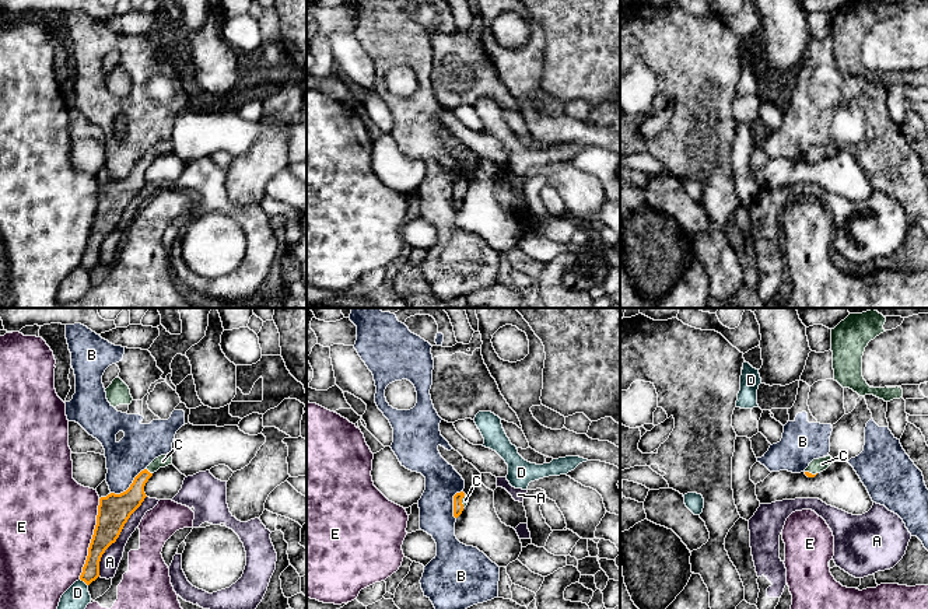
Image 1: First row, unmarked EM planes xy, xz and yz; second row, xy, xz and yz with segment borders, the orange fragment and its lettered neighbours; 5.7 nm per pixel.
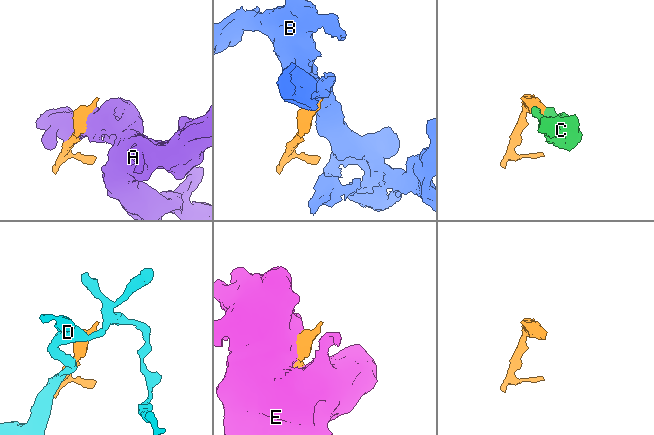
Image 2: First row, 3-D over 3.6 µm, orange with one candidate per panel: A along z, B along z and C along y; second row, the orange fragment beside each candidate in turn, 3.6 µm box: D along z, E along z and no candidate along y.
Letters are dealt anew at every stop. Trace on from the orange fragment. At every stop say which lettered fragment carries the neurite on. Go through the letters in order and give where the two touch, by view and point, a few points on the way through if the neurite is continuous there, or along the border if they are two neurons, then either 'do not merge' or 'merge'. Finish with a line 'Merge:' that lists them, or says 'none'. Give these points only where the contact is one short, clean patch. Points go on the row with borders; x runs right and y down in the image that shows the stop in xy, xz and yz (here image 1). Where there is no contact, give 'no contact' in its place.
A: meets orange in xy at (118, 536); do not merge
B: meets orange in xy at (130, 486); border along xy (146, 468), (125, 490), (111, 493); do not merge
C: meets orange in xy at (147, 471); runs through xy (122, 506), (136, 492), (147, 471), (163, 461); merge
D: meets orange in xy at (84, 581); do not merge
E: meets orange in xy at (91, 539); do not merge
Merge: C

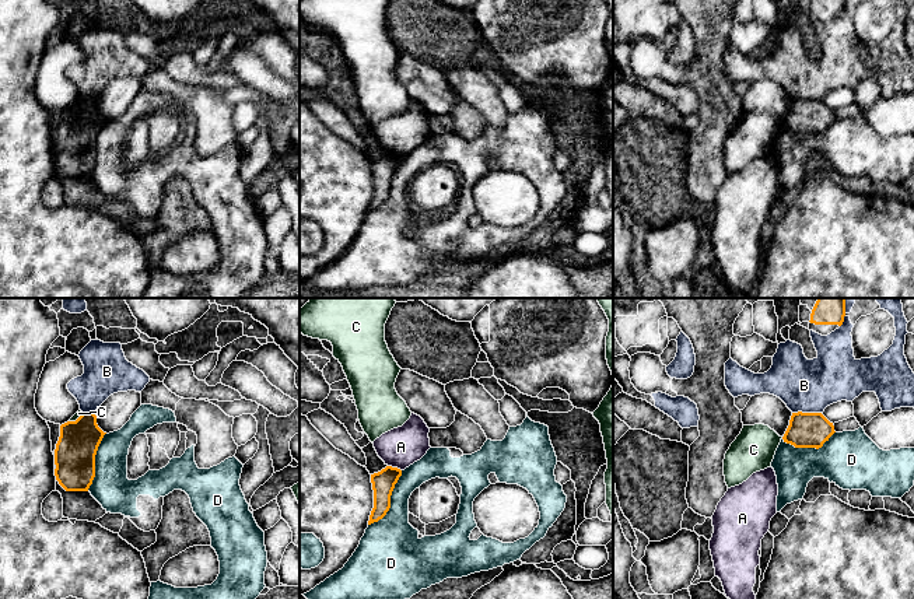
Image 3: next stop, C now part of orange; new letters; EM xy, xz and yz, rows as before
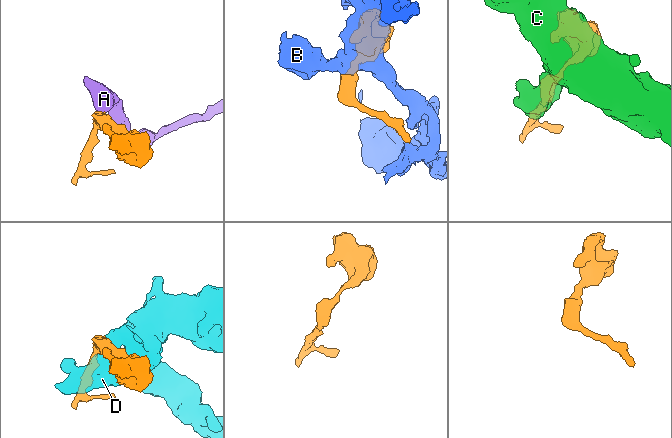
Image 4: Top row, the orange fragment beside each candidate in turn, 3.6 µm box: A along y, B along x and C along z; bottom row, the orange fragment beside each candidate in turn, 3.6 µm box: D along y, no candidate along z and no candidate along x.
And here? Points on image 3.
A: meets orange in xz at (395, 468); border along xz (388, 465), (396, 466), (401, 470); do not merge
B: meets orange in yz at (806, 413); do not merge
C: meets orange in xy at (77, 419); border along xy (83, 413), (69, 421); do not merge
D: meets orange in xz at (389, 501); do not merge
Merge: none

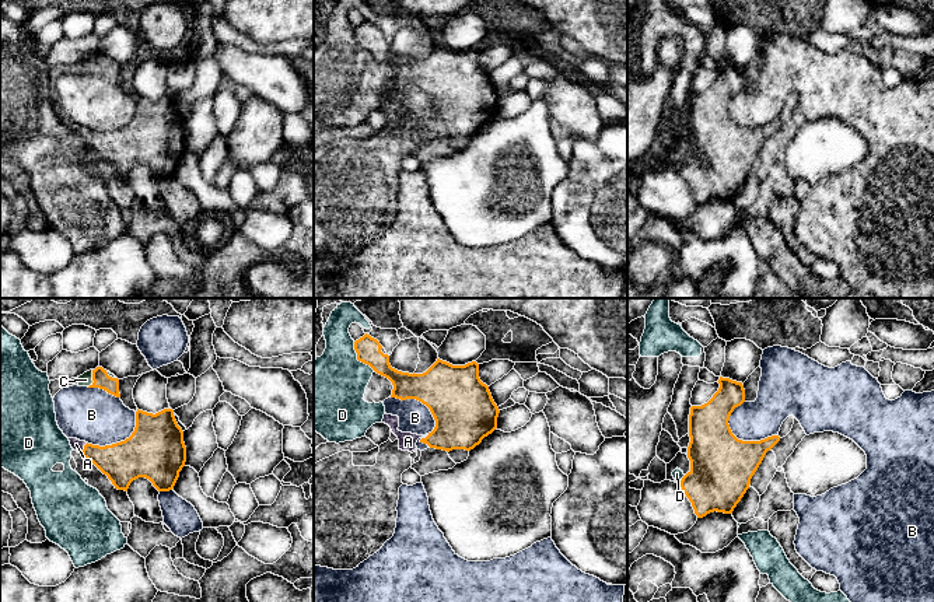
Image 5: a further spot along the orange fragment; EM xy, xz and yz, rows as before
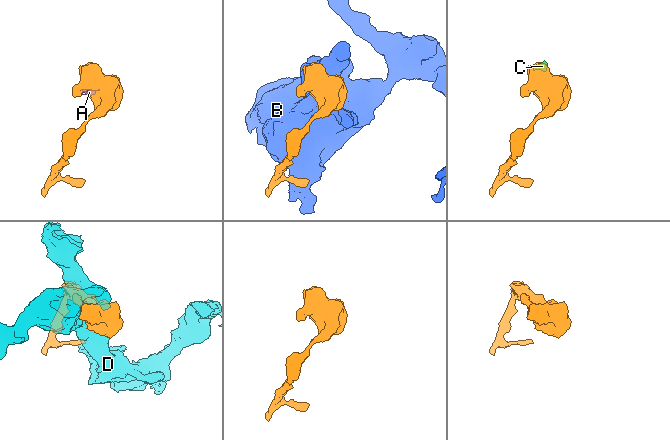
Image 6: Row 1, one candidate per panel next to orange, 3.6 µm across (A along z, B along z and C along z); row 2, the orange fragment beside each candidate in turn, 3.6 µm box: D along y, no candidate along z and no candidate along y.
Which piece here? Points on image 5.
A: meets orange in xy at (84, 448); merge
B: meets orange in xz at (430, 410); do not merge
C: meets orange in xy at (93, 378); runs through xy (101, 380), (93, 378), (86, 380); merge
D: meets orange in xz at (357, 359); do not merge
Merge: A, C

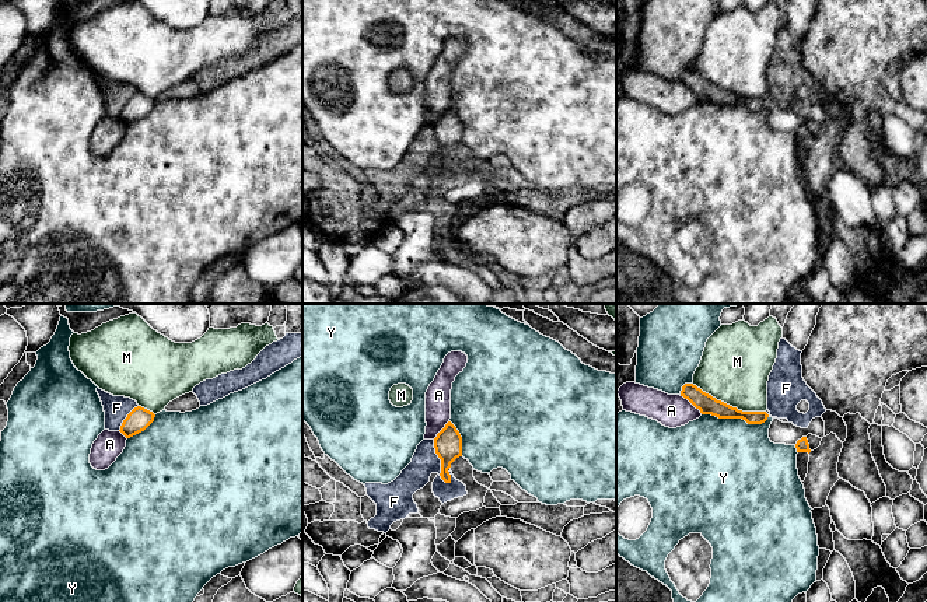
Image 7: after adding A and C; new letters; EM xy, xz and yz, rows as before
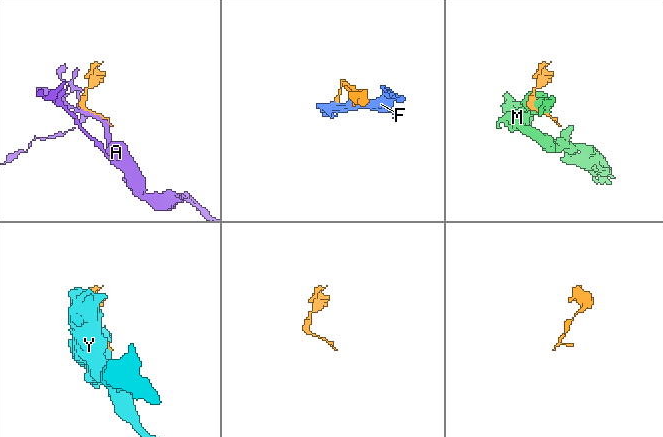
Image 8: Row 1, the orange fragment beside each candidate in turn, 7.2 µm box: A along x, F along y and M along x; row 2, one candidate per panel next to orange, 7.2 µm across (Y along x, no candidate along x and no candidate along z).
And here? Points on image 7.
A: meets orange in yz at (691, 402); do not merge
F: meets orange in xz at (441, 464); border along xz (433, 440), (433, 447), (440, 459), (440, 476), (450, 483); do not merge
M: meets orange in yz at (728, 405); do not merge
Y: meets orange in yz at (735, 417); do not merge
Merge: none

